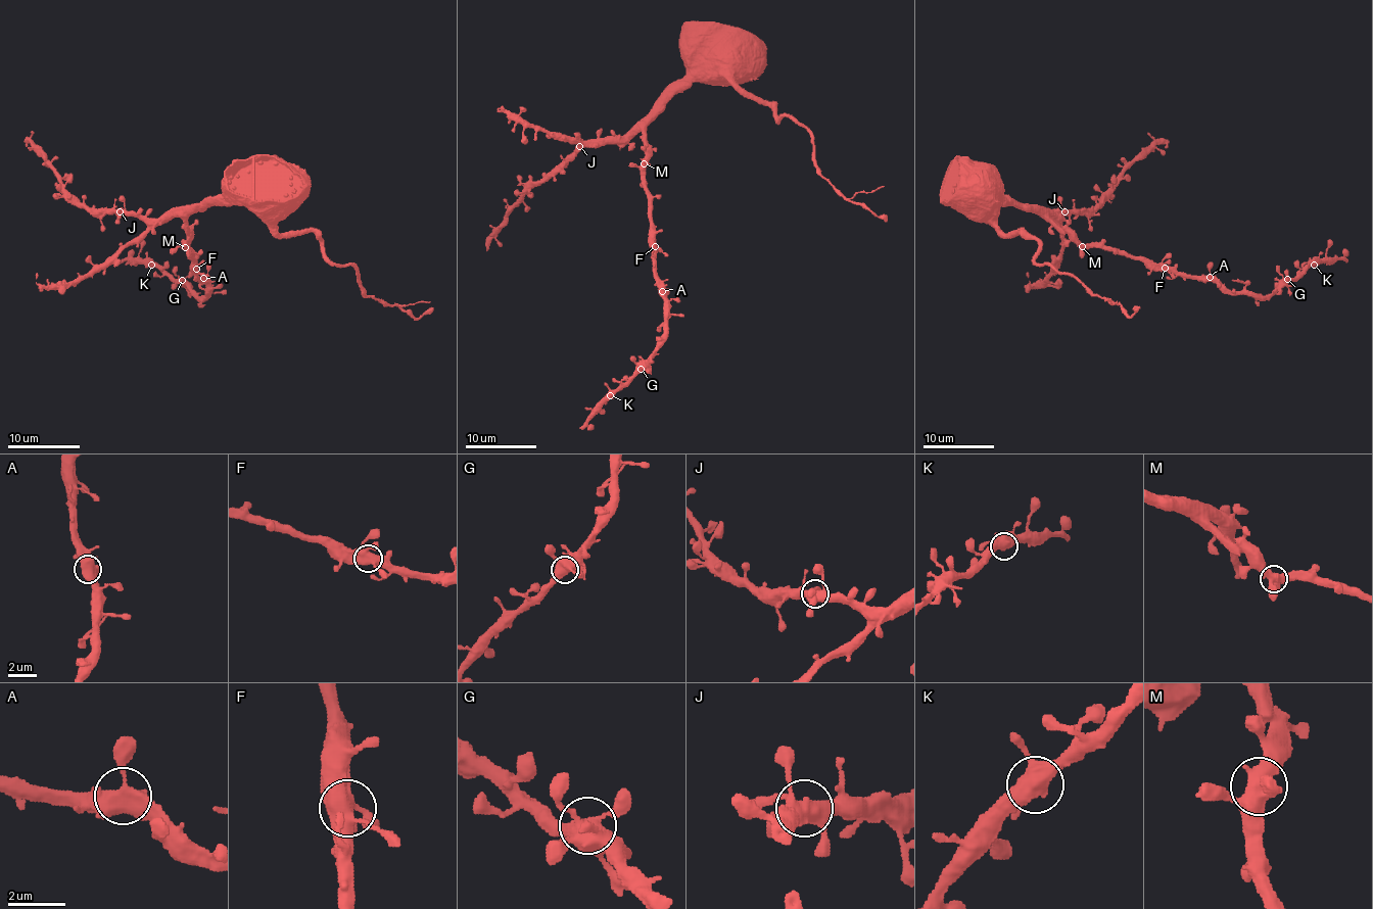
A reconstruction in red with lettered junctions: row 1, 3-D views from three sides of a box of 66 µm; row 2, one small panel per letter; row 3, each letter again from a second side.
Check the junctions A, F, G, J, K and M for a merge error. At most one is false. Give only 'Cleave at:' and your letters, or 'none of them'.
Cleave at: none of them

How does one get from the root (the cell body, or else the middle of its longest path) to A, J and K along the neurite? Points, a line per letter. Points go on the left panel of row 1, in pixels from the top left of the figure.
A: (189, 217), (185, 245), (191, 250), (196, 274), (203, 278)
J: (189, 217), (146, 218), (121, 210)
K: (189, 217), (185, 245), (196, 274), (205, 283), (205, 294), (198, 297), (151, 265)

